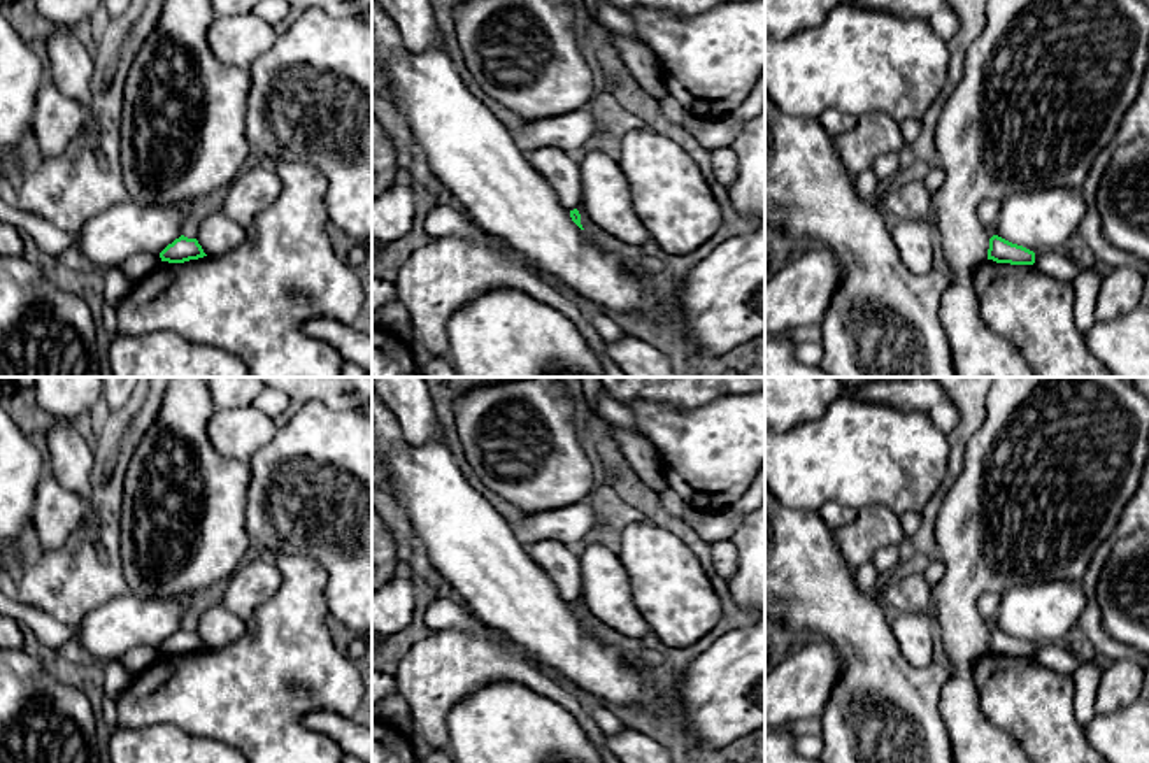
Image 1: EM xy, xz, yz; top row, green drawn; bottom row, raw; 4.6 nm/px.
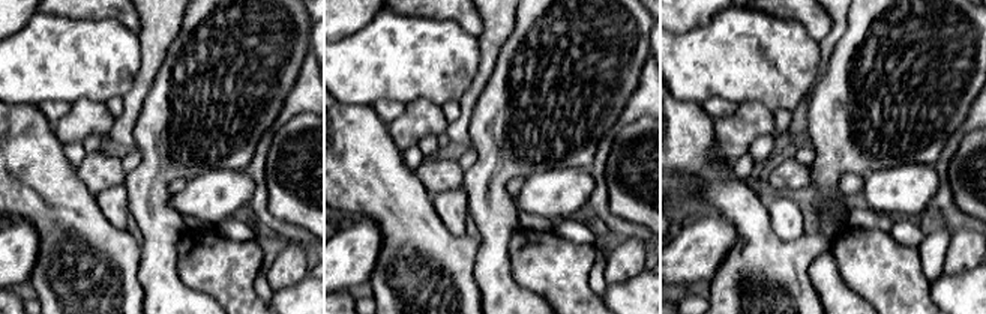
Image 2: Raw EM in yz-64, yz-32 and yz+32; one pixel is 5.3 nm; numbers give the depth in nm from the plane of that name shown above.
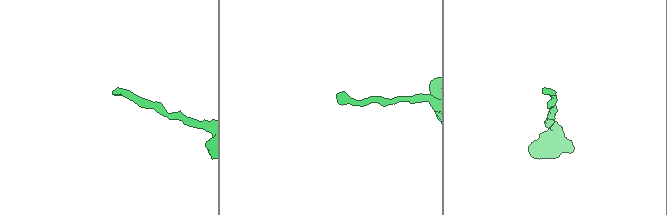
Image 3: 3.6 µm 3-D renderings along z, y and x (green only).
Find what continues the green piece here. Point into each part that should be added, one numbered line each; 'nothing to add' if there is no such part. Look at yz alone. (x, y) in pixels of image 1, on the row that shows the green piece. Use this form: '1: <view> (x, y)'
nothing to add

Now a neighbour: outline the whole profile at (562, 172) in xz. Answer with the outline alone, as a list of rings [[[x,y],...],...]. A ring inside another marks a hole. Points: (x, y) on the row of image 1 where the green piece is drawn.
[[[544,147],[530,153],[528,160],[553,188],[565,209],[574,210],[581,205],[581,163],[570,153]]]

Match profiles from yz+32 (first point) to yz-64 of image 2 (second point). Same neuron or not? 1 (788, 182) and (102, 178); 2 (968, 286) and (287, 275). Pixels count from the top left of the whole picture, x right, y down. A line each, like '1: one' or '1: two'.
1: one
2: two

